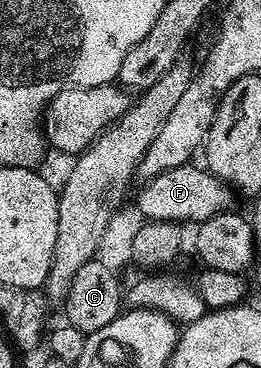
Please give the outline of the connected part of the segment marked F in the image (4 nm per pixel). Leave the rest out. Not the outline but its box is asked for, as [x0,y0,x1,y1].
[138,163,231,223]

